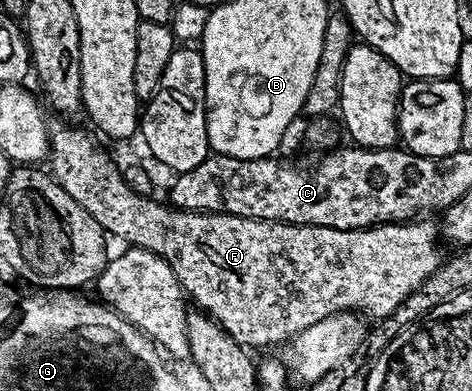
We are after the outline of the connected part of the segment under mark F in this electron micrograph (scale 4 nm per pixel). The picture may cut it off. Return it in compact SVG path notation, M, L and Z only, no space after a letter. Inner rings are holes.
M51 120L48 125L50 135L48 172L50 176L58 182L60 187L64 187L64 191L68 191L68 195L72 195L72 199L76 199L76 203L80 203L80 207L84 207L84 211L88 211L88 215L92 215L92 219L96 219L96 223L102 225L103 230L111 238L119 237L120 240L127 241L125 243L127 246L146 249L150 253L163 257L170 264L176 279L182 285L183 294L191 302L194 300L198 304L195 306L201 312L209 313L225 333L232 335L232 339L236 339L236 343L245 345L251 350L262 349L265 345L278 345L281 341L287 340L286 342L289 342L299 333L310 329L316 323L320 323L320 319L331 317L334 313L357 311L367 318L369 318L368 316L374 317L373 319L387 317L389 313L400 307L400 303L404 303L404 299L408 299L408 295L412 295L412 291L419 289L425 283L427 277L431 277L438 270L440 264L440 256L438 257L440 229L435 222L433 225L430 219L411 219L405 223L372 225L369 229L333 229L319 225L288 225L284 221L257 221L251 217L237 217L231 213L195 213L193 209L176 209L166 203L161 205L160 202L154 201L153 196L134 192L133 188L125 182L123 170L110 162L108 154L94 149L93 139L84 130L73 129L70 123L58 121Z

